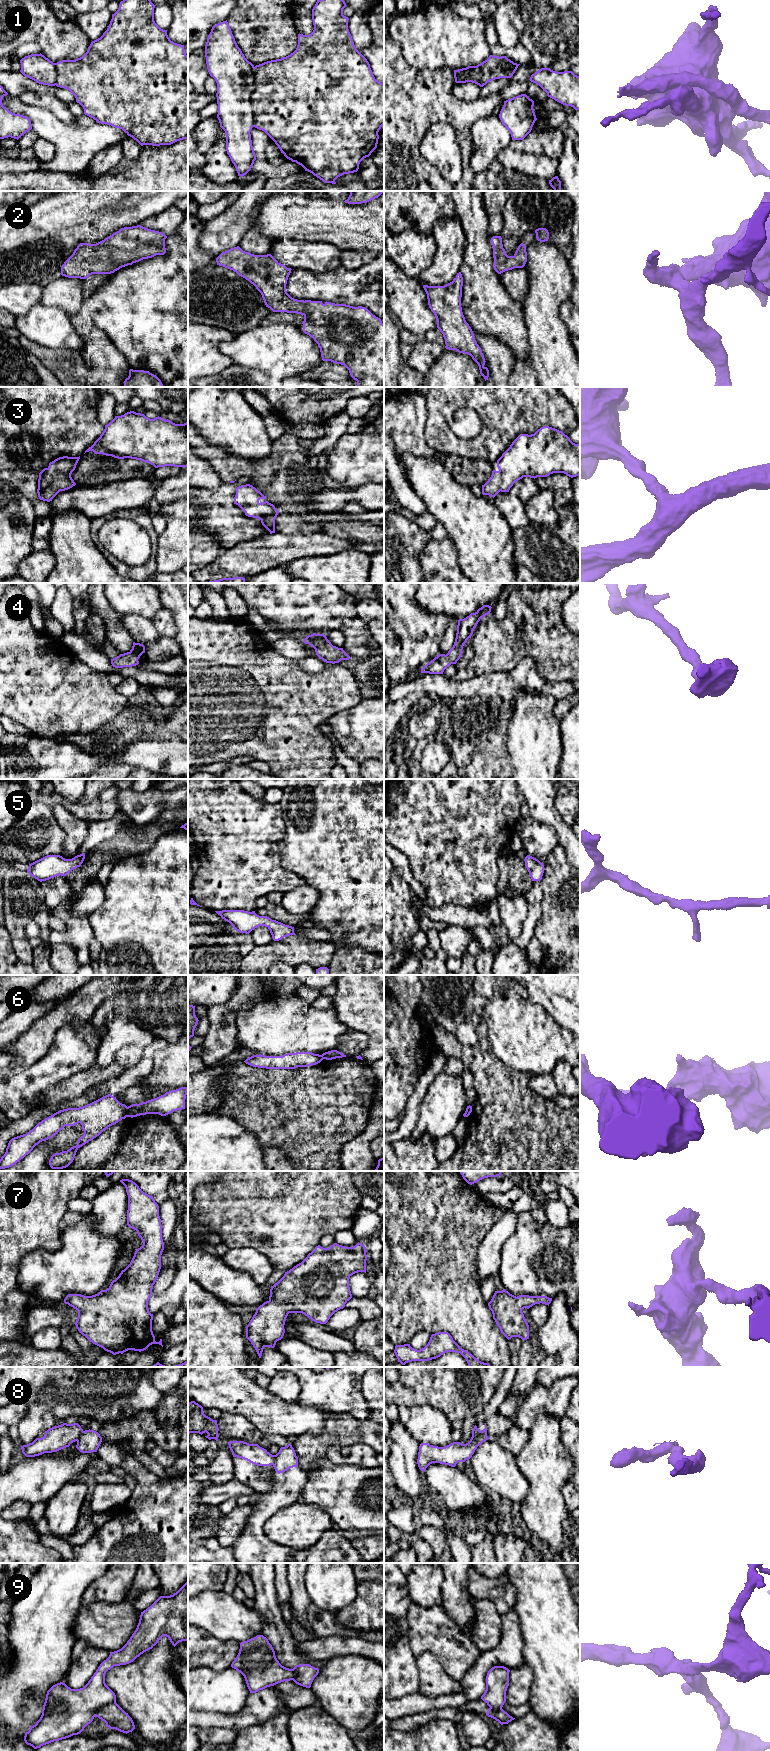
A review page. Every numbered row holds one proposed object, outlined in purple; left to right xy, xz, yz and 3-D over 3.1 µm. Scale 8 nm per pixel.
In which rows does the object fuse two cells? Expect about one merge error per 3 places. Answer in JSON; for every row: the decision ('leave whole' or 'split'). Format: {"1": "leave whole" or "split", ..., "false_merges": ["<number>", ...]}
{"1": "split", "2": "leave whole", "3": "leave whole", "4": "leave whole", "5": "leave whole", "6": "split", "7": "leave whole", "8": "split", "9": "split", "false_merges": ["1", "6", "8", "9"]}

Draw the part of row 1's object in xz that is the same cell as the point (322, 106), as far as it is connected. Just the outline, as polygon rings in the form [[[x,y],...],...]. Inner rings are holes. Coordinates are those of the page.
[[[317,0],[312,9],[313,32],[310,35],[298,34],[297,48],[290,55],[254,67],[254,91],[251,96],[254,127],[264,131],[287,159],[301,165],[305,171],[312,173],[323,182],[332,184],[336,184],[335,180],[338,177],[358,171],[360,162],[377,148],[378,132],[384,125],[384,83],[375,79],[369,62],[354,45],[348,29],[349,18],[343,15],[343,9],[346,6],[344,0]]]

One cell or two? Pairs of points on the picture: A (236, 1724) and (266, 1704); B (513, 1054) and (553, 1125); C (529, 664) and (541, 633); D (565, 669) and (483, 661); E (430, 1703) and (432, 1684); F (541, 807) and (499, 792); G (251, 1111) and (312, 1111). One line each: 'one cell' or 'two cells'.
A: one cell
B: two cells
C: two cells
D: one cell
E: two cells
F: two cells
G: one cell

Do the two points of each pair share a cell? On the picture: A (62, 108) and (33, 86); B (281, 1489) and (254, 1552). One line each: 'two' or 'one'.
A: two
B: one

